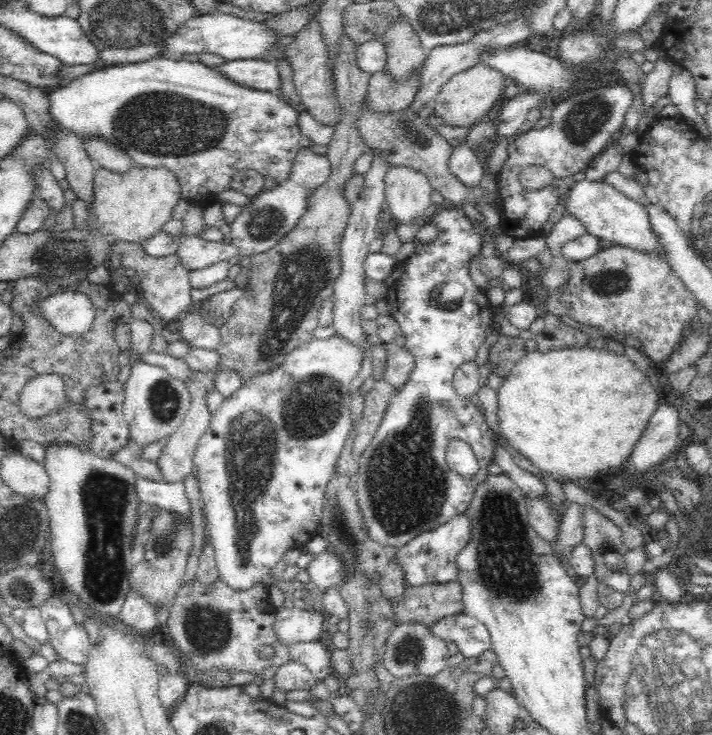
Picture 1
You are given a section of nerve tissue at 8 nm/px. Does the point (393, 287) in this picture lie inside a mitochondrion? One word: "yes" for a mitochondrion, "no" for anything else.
no

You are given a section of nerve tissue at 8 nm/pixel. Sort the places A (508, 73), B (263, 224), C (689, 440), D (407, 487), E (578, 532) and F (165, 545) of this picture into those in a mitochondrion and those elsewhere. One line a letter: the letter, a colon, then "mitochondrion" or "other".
A: other
B: mitochondrion
C: other
D: mitochondrion
E: other
F: mitochondrion

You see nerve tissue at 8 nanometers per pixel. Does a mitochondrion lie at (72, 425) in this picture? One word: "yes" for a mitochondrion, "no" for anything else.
yes

